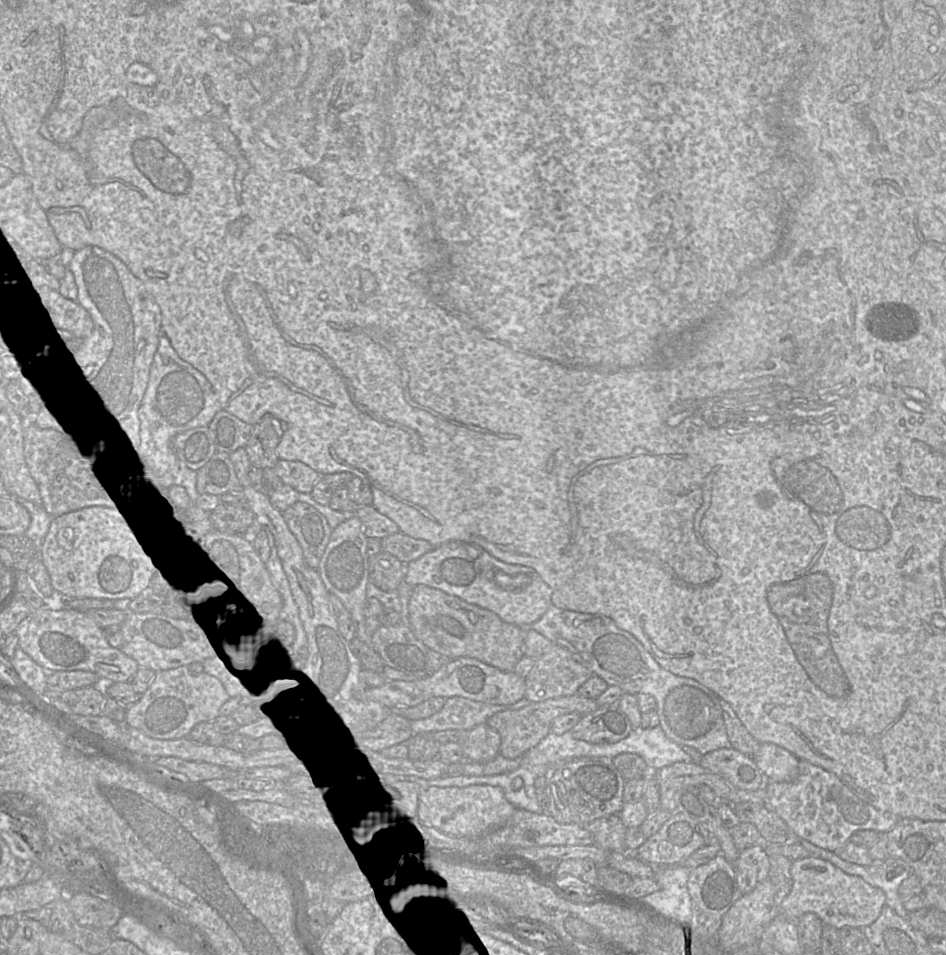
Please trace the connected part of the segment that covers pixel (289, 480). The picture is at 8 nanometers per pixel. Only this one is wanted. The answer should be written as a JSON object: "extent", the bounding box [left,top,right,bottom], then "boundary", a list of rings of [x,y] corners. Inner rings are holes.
{"extent":[273,459,321,494],"boundary":[[[279,459],[273,470],[283,484],[305,494],[310,494],[315,483],[321,478],[321,474],[301,461]]]}

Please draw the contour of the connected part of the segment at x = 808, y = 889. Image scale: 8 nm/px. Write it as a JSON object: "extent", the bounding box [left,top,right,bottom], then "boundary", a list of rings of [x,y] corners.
{"extent":[779,856,886,929],"boundary":[[[808,856],[792,862],[790,869],[792,888],[779,907],[779,913],[788,920],[796,921],[803,914],[815,913],[823,924],[836,929],[843,927],[864,928],[872,924],[886,904],[886,896],[880,888],[871,886],[861,877],[850,875],[831,862]]]}

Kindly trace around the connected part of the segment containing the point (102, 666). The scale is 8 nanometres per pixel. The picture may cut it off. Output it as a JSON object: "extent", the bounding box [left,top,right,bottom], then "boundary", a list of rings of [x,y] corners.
{"extent":[17,609,140,682],"boundary":[[[37,609],[20,623],[17,634],[19,647],[42,668],[53,672],[83,670],[112,682],[131,682],[140,667],[133,658],[110,646],[94,619],[75,609]]]}

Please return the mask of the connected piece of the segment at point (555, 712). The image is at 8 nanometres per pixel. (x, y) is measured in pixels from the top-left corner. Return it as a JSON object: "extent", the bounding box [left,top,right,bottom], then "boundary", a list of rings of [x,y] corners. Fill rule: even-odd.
{"extent":[485,695,600,759],"boundary":[[[578,695],[548,699],[542,702],[531,702],[528,706],[518,710],[498,712],[487,719],[485,724],[497,731],[500,735],[499,755],[507,759],[516,759],[536,746],[550,733],[552,721],[558,716],[578,713],[585,715],[596,711],[600,706],[595,699],[584,698]]]}

